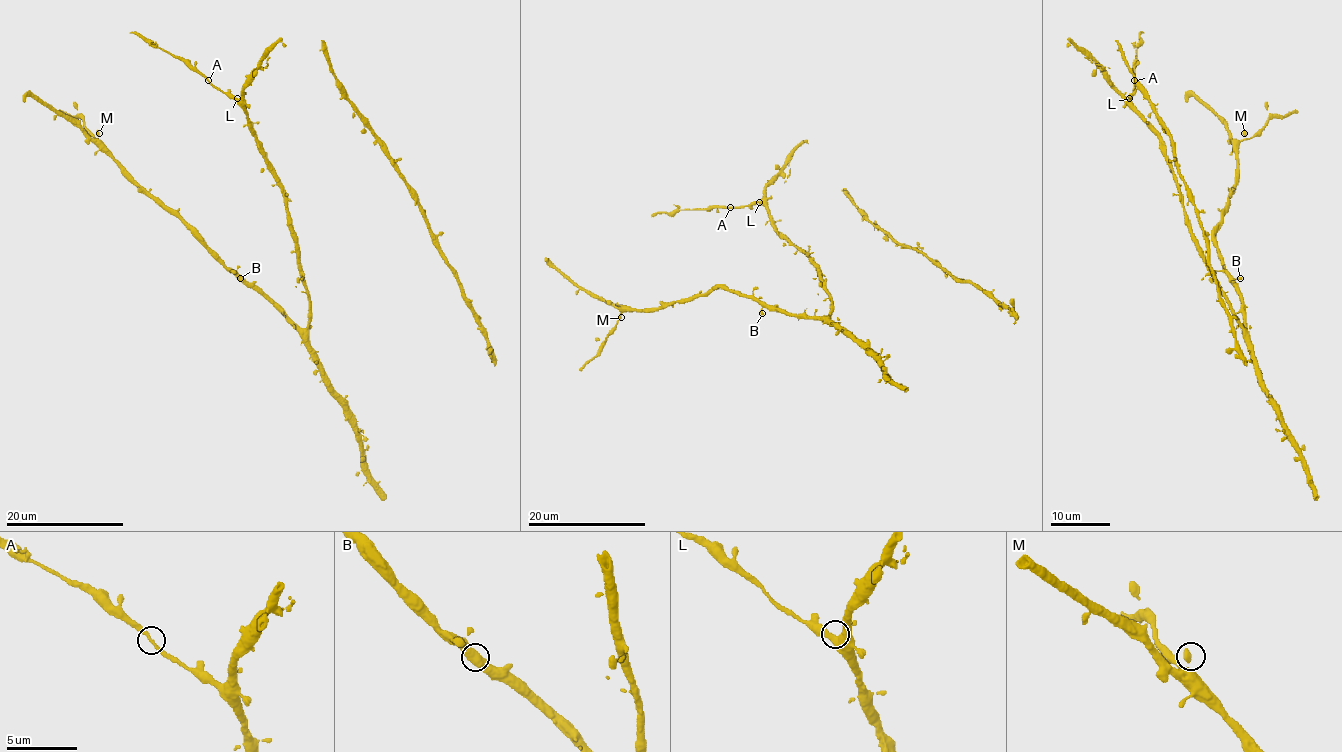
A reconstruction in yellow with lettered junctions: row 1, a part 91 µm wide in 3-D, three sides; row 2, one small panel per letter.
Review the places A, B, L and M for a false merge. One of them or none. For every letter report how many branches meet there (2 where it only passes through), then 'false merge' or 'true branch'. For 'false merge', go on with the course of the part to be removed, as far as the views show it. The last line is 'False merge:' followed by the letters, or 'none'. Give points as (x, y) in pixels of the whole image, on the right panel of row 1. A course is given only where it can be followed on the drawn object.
A: branches 2; true branch
B: branches 1; true branch
L: branches 2; true branch
M: branches 2; true branch
False merge: none

